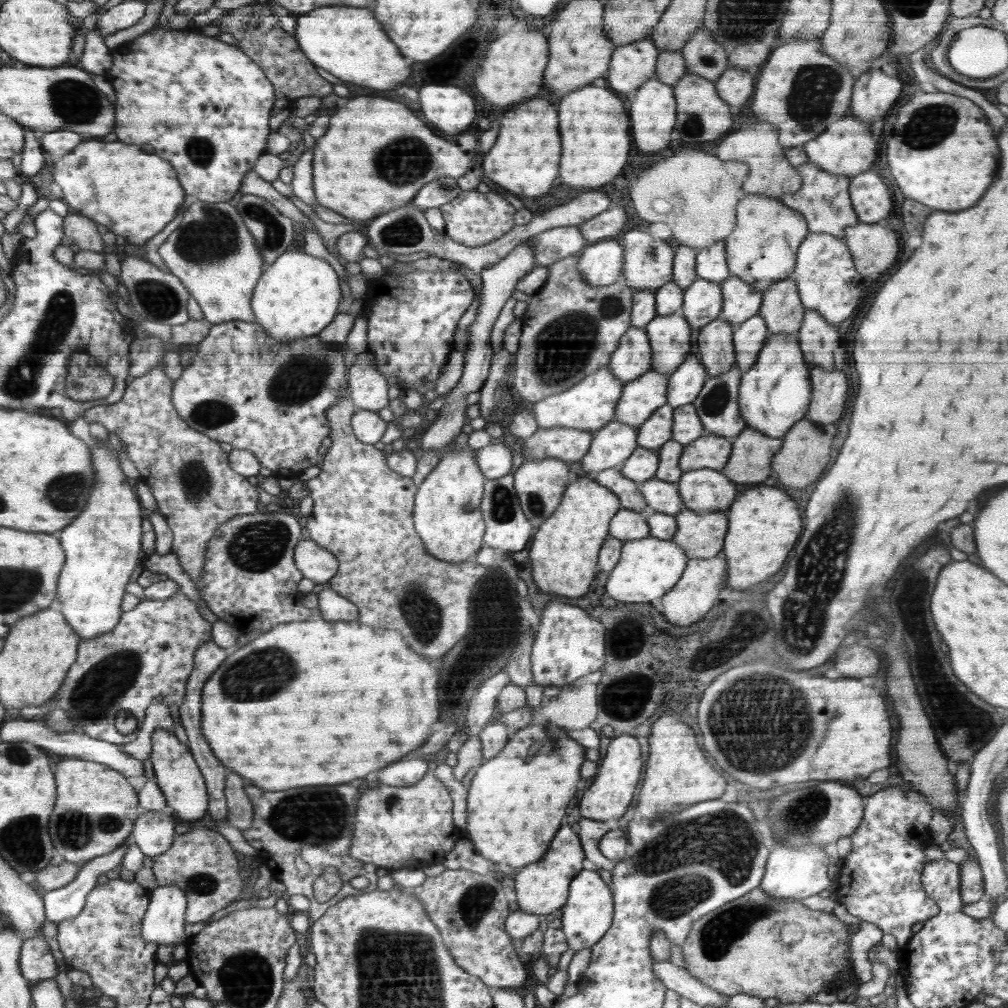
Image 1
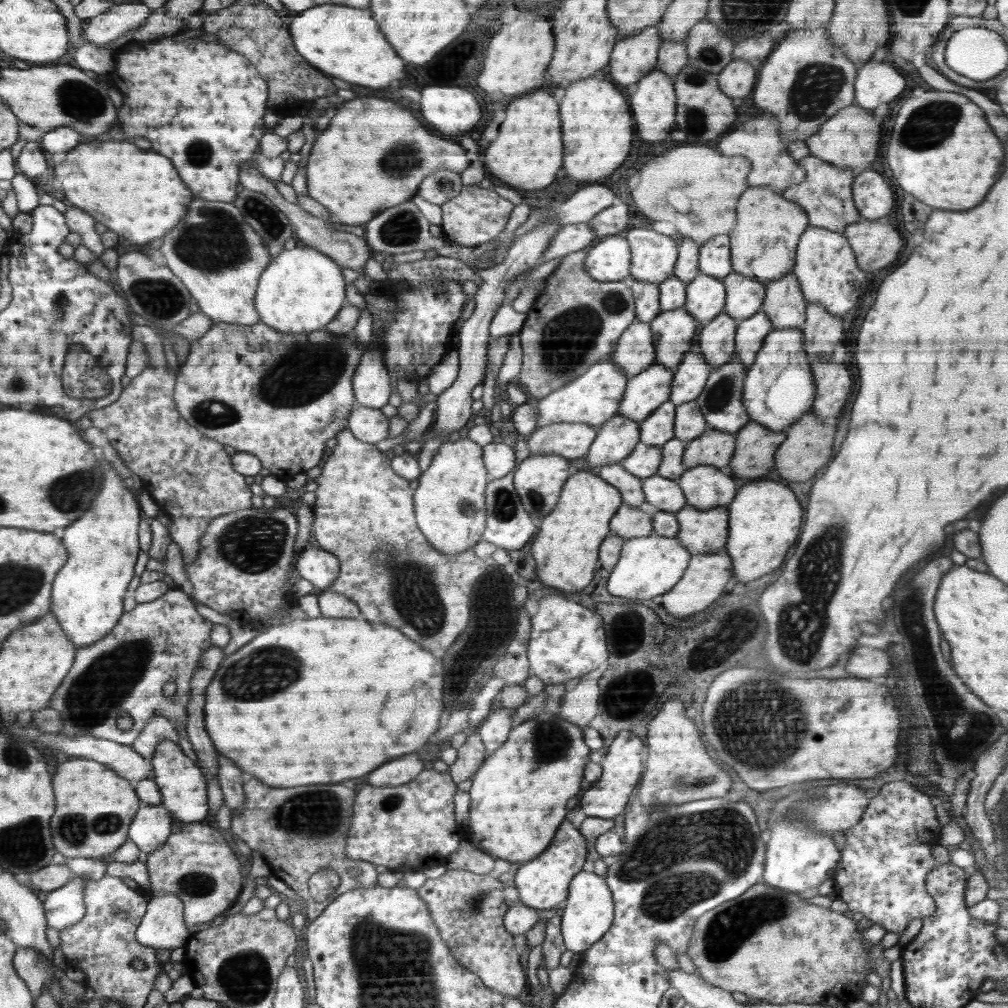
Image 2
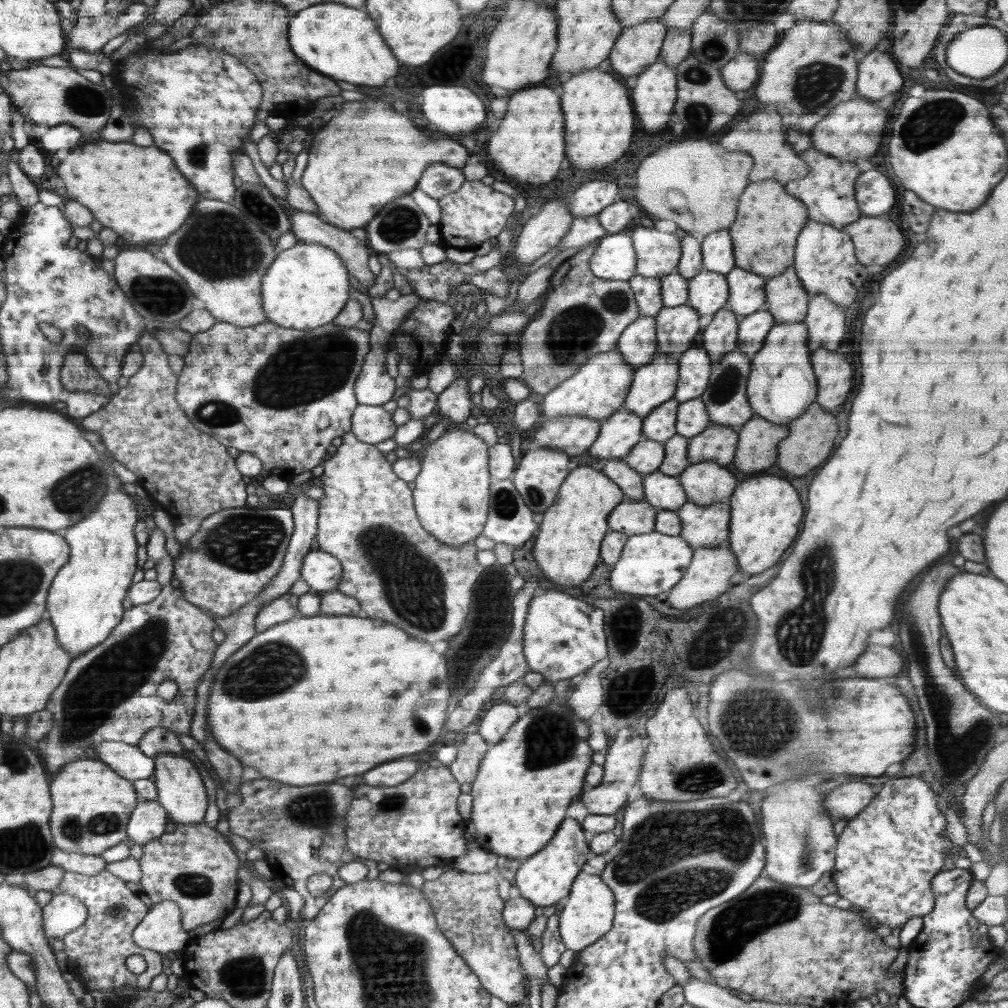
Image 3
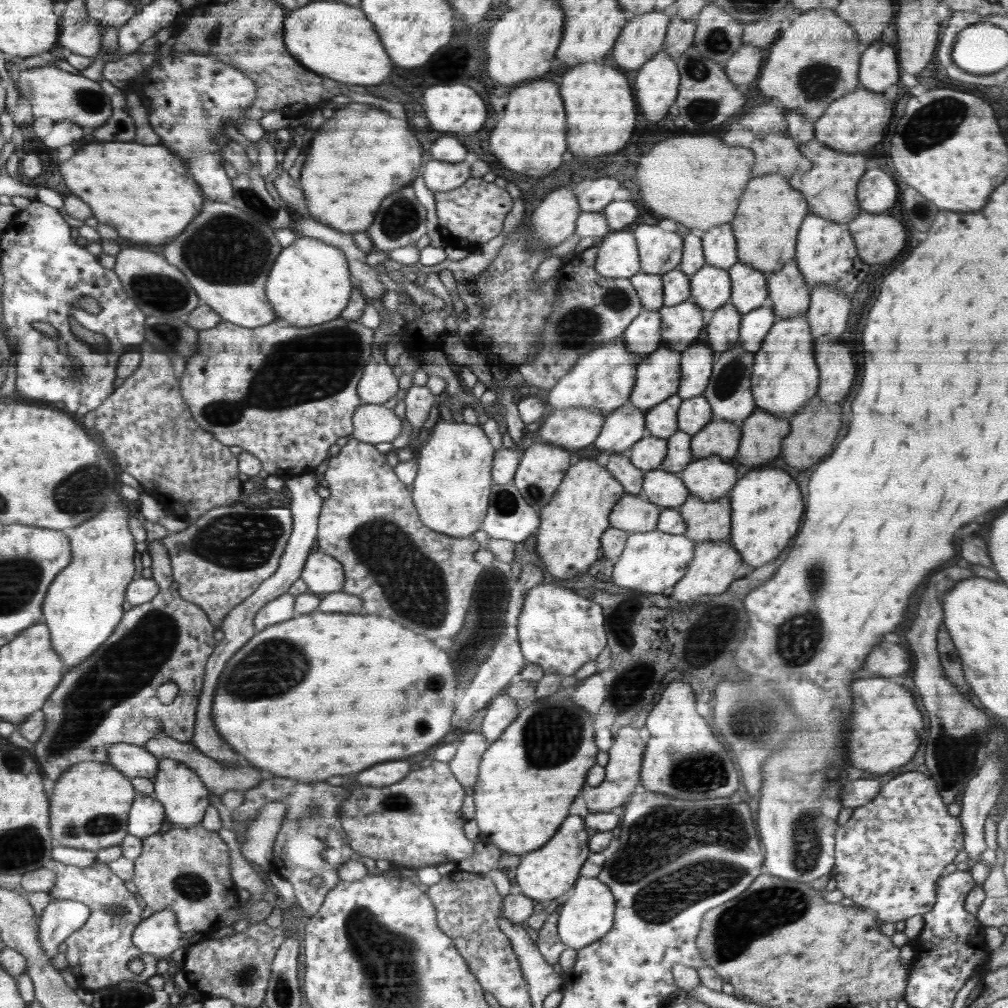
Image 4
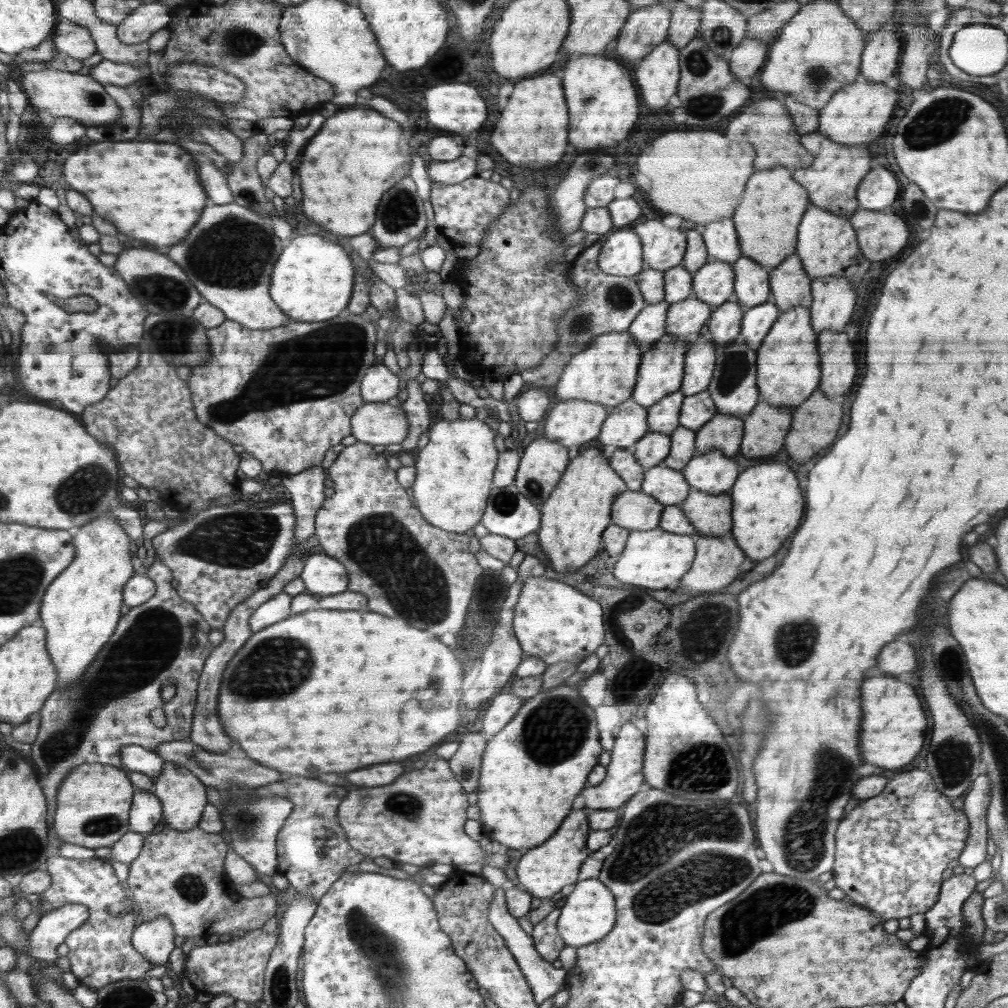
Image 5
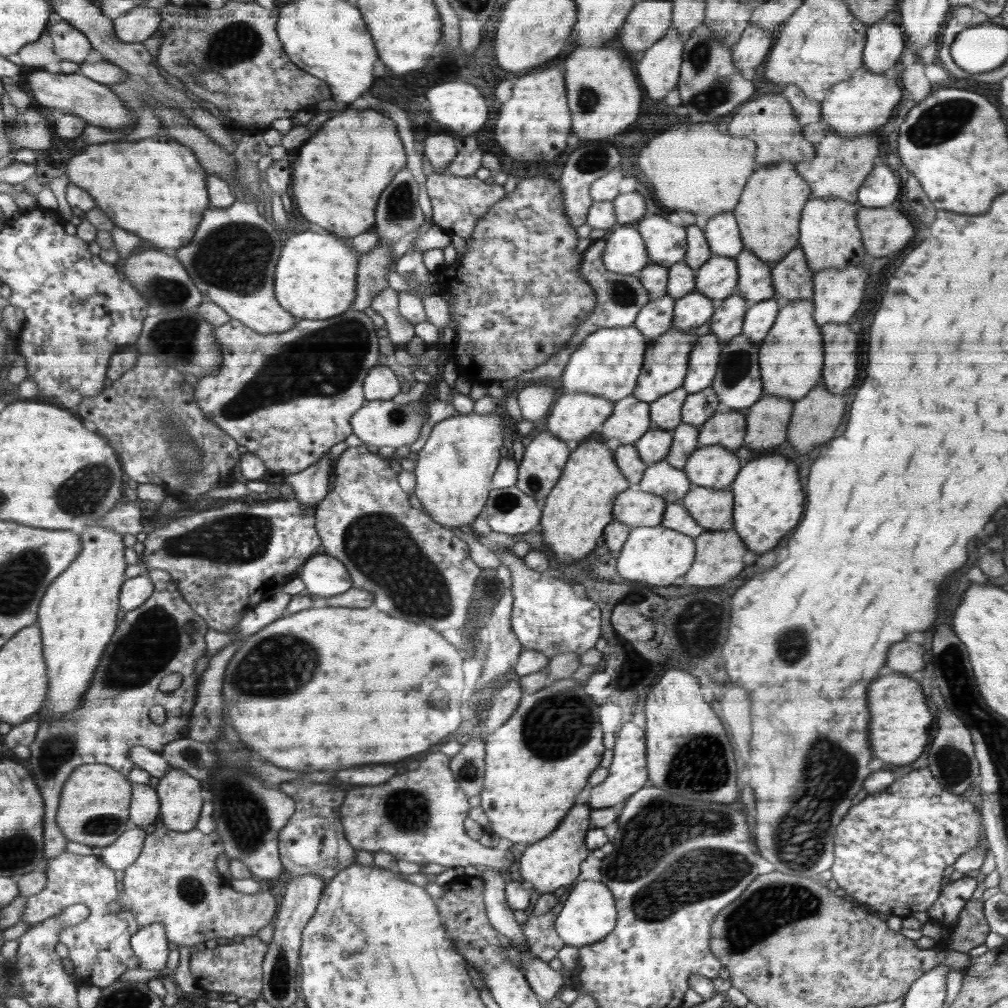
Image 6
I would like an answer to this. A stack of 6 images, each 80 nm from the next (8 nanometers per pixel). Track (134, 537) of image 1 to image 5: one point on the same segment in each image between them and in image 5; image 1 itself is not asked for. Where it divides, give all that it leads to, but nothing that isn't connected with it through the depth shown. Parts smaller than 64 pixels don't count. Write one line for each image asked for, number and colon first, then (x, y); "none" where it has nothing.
2: (88, 596)
3: (86, 604)
4: (82, 609)
5: (79, 613)

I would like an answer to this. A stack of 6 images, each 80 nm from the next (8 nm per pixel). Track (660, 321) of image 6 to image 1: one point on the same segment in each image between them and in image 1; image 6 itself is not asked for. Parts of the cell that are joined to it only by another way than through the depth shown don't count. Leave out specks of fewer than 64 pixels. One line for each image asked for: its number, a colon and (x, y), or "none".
1: (634, 357)
2: (636, 350)
3: (638, 344)
4: (643, 336)
5: (651, 324)

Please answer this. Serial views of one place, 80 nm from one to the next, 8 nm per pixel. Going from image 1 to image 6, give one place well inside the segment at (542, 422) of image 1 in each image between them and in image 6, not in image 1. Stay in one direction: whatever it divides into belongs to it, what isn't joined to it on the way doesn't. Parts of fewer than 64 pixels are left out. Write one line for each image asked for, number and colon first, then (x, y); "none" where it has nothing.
2: (595, 397)
3: (599, 388)
4: (603, 379)
5: (607, 372)
6: (609, 362)

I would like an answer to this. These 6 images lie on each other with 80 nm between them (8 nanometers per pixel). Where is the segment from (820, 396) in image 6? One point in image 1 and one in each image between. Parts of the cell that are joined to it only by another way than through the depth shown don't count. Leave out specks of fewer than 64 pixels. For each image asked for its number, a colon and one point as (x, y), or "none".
1: (804, 454)
2: (808, 446)
3: (811, 440)
4: (814, 429)
5: (815, 423)

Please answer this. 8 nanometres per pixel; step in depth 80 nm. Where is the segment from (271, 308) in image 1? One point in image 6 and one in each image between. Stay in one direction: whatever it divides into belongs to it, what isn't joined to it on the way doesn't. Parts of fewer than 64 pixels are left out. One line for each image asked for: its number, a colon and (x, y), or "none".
2: (302, 290)
3: (307, 286)
4: (310, 283)
5: (313, 280)
6: (316, 279)

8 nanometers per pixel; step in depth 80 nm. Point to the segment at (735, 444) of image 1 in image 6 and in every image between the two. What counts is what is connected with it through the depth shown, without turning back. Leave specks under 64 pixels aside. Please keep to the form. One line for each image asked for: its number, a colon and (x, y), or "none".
2: (756, 446)
3: (757, 450)
4: (762, 434)
5: (765, 429)
6: (767, 420)

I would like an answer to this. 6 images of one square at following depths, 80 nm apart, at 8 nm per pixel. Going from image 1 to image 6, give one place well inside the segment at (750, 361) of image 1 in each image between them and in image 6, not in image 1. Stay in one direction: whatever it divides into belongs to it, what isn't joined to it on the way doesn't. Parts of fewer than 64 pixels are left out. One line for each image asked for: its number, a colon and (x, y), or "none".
2: (750, 334)
3: (752, 330)
4: (755, 325)
5: (756, 322)
6: (759, 317)

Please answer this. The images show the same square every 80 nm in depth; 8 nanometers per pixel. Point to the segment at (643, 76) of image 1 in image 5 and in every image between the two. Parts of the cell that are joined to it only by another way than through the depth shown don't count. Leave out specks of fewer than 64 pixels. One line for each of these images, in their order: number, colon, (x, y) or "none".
2: (634, 57)
3: (639, 46)
4: (644, 35)
5: (646, 28)

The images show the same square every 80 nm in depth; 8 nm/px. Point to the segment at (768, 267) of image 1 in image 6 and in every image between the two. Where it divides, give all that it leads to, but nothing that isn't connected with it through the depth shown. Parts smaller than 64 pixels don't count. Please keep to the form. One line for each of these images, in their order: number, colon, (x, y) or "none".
2: (763, 242)
3: (769, 220)
4: (767, 220)
5: (767, 219)
6: (769, 210)

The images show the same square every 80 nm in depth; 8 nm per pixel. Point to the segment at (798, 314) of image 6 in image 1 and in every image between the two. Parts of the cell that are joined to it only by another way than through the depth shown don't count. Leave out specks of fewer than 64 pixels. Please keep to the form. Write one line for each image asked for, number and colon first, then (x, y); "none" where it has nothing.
1: (775, 393)
2: (779, 387)
3: (781, 385)
4: (785, 376)
5: (788, 371)

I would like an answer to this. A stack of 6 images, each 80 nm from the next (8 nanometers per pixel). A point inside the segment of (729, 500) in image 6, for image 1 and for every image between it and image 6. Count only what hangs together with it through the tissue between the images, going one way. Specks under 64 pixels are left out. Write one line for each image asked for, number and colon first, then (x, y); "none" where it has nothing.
1: (701, 536)
2: (702, 531)
3: (703, 526)
4: (706, 521)
5: (710, 514)

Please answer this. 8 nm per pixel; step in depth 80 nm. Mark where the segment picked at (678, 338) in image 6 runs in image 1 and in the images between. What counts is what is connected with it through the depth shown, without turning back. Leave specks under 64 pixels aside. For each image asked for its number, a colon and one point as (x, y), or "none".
1: (641, 398)
2: (646, 392)
3: (655, 383)
4: (659, 375)
5: (662, 370)

